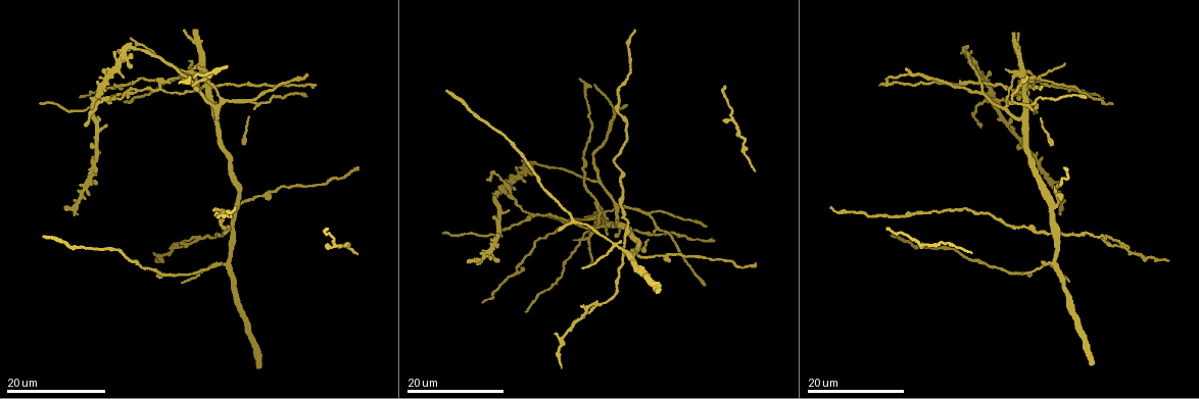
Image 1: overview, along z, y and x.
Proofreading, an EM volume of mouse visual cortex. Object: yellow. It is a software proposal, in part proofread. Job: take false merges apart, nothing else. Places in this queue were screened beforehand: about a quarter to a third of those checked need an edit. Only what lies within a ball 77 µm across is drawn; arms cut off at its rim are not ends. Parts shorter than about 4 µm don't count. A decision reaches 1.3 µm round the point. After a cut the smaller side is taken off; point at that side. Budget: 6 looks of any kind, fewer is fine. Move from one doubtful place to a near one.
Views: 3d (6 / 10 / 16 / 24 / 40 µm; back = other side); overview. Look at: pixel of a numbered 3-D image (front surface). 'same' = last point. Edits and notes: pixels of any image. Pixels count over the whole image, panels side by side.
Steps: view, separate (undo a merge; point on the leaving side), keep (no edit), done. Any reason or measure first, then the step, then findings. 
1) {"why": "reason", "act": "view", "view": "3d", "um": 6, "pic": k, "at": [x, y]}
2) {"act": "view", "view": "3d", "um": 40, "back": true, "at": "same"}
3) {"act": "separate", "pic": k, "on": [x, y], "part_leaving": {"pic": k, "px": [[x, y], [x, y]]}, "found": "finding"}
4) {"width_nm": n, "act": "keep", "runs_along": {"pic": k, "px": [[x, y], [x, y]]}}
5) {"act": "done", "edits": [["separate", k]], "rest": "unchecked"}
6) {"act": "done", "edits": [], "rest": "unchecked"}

{"why": "three-way junction", "act": "view", "view": "3d", "um": 16, "pic": 1, "at": [157, 88]}

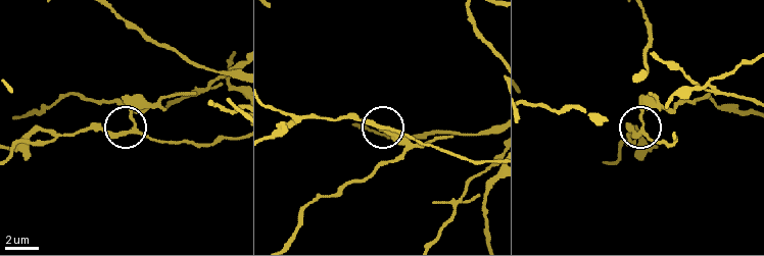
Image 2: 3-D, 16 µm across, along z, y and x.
{"act": "view", "view": "3d", "um": 10, "pic": 2, "at": [134, 130]}

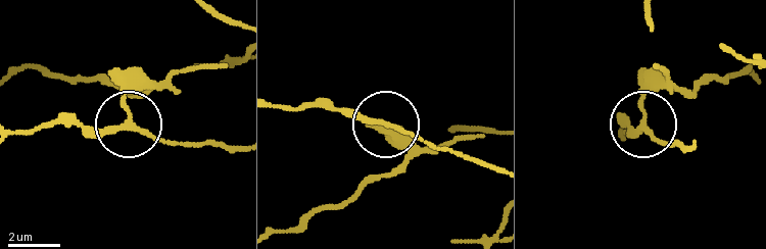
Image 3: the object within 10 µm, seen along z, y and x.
{"arms": 3, "act": "separate", "pic": 3, "on": [141, 73], "found": "a second neuron is stuck on"}

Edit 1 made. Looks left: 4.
{"act": "view", "view": "overview"}

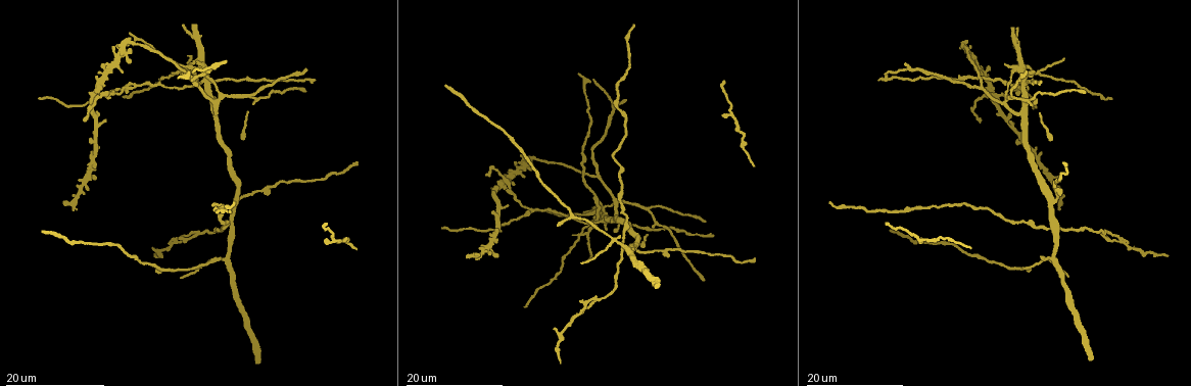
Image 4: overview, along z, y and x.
{"why": "three-way junction", "act": "view", "view": "3d", "um": 24, "pic": 4, "at": [224, 97]}

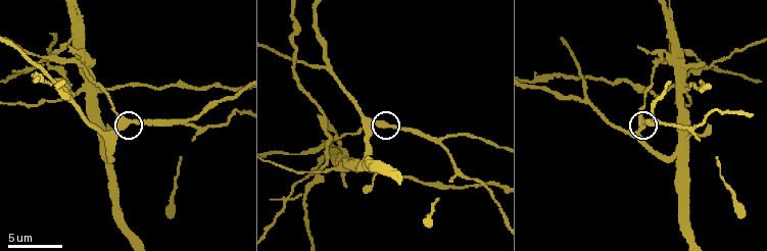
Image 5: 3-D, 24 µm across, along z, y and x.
{"why": "closer look", "act": "view", "view": "3d", "um": 10, "pic": 5, "at": [386, 126]}

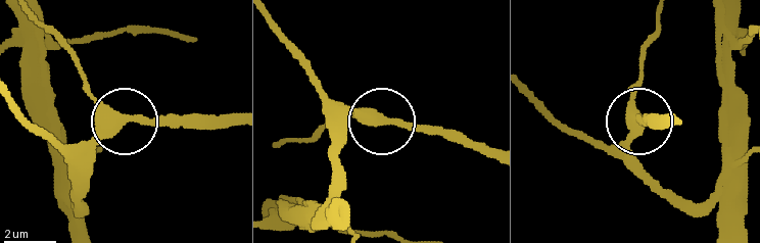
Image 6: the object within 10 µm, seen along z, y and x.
{"side_arm_um": 27, "act": "keep", "found": "continuous, no second neuron"}

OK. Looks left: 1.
{"act": "done", "edits": [["separate", 3]], "rest": "unchecked"}

